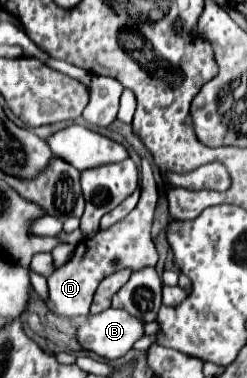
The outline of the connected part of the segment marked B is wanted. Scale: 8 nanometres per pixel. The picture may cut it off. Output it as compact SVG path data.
M115 307L99 315L89 315L87 323L79 325L77 329L77 339L83 349L93 351L105 359L123 357L143 335L145 323Z

